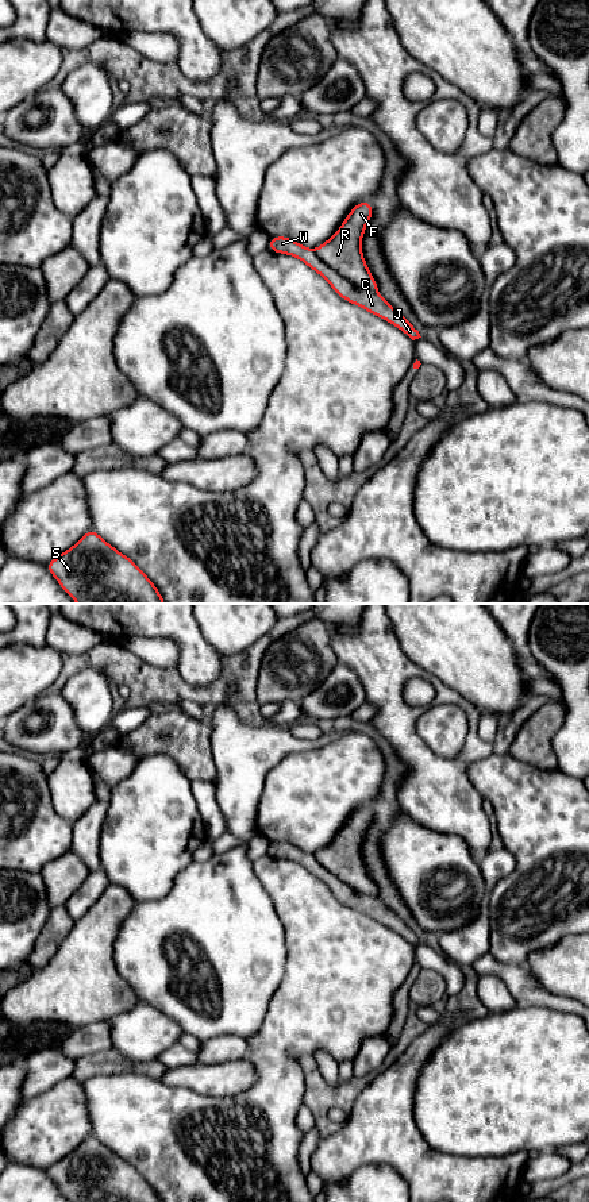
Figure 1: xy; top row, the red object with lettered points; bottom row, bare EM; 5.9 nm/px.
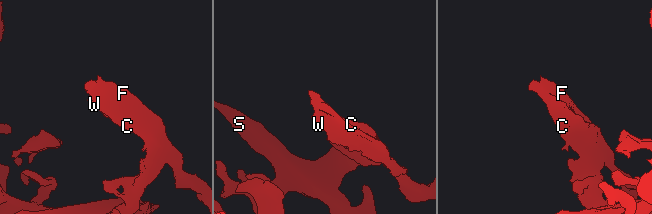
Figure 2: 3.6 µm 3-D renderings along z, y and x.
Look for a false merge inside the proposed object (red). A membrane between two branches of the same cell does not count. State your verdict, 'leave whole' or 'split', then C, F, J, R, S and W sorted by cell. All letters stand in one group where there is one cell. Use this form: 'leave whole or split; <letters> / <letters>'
leave whole; C F J R S W

